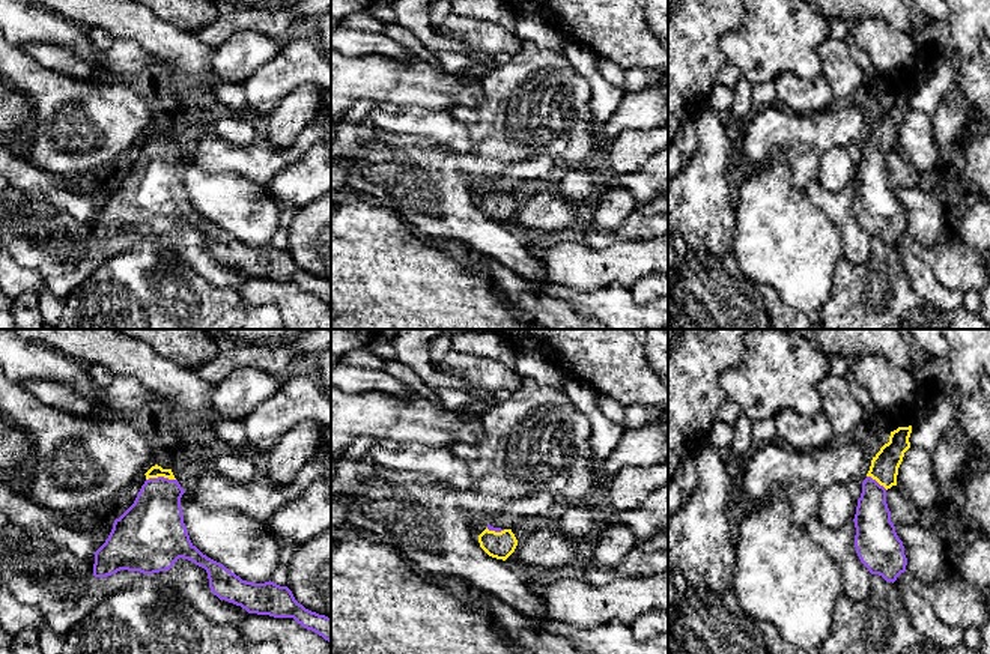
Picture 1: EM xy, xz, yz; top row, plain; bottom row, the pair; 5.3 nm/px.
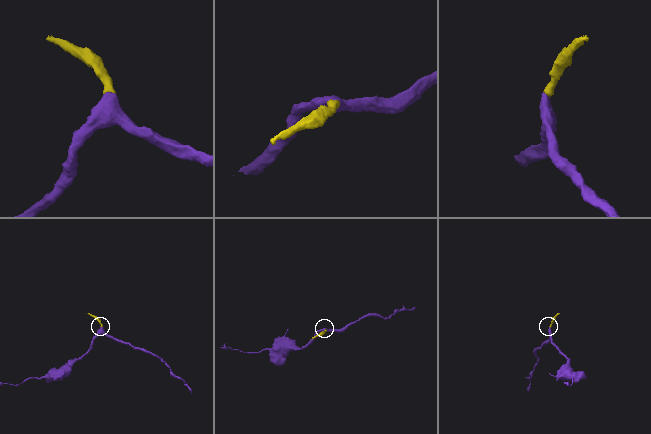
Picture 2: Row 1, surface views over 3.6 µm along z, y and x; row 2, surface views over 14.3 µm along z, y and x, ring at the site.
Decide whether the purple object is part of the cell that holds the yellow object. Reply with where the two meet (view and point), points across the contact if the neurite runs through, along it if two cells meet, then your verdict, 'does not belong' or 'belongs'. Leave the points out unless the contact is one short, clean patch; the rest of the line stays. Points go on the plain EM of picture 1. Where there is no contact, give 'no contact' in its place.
meets yellow in xy at (160, 139); runs through xy (155, 134), (160, 139), (155, 185); belongs

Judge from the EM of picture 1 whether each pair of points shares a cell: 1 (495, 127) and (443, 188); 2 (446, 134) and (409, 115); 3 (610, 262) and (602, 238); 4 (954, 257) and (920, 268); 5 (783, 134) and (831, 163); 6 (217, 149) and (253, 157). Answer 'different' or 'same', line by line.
1: same
2: same
3: different
4: different
5: different
6: same

